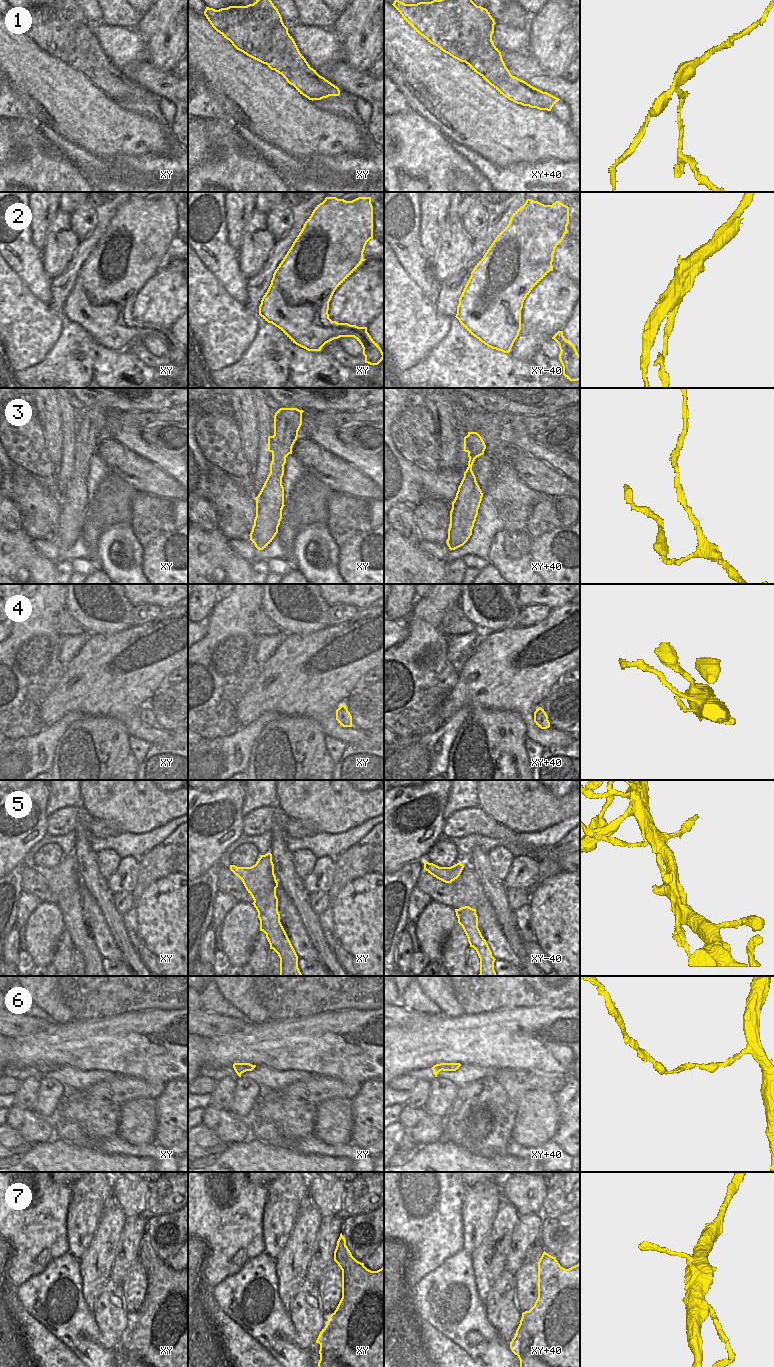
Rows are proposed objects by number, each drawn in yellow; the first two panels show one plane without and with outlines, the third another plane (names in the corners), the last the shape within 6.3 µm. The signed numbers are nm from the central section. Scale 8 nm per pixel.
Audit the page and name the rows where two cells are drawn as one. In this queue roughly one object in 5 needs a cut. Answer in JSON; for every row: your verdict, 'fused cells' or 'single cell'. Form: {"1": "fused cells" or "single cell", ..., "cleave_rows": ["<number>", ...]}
{"1": "fused cells", "2": "single cell", "3": "single cell", "4": "single cell", "5": "single cell", "6": "single cell", "7": "fused cells", "cleave_rows": ["1", "7"]}

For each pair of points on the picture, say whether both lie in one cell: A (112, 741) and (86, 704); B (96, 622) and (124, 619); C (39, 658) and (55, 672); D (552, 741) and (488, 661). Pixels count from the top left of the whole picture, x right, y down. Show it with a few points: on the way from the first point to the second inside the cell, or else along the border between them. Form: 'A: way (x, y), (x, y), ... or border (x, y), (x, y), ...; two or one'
A: border (84, 714), (112, 716), (117, 720); two
B: way (103, 622), (117, 621); one
C: way (43, 662), (51, 670); one
D: way (531, 725), (528, 721), (523, 696), (509, 682); one

